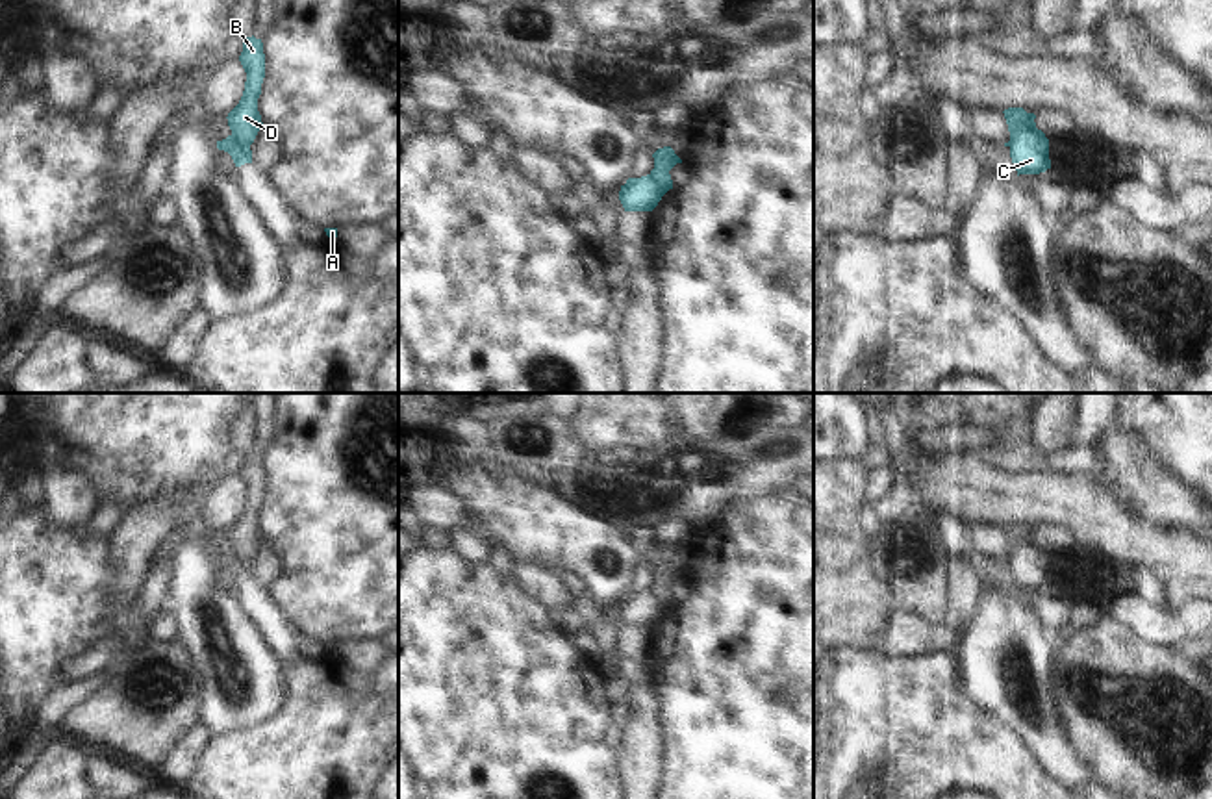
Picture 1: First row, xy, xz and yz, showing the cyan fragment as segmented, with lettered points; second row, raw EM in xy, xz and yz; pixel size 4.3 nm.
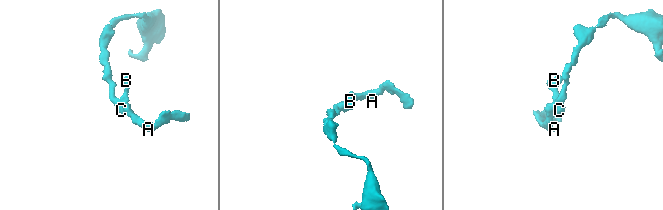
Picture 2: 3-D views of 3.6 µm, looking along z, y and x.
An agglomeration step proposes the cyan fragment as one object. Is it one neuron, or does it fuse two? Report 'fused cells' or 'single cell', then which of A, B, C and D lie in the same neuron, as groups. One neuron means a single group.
fused cells; A B D / C

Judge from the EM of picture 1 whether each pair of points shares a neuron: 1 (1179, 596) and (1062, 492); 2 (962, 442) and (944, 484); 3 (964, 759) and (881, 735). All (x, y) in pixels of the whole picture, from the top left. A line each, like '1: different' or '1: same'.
1: same
2: different
3: same

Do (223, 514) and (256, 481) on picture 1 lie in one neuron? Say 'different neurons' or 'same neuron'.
different neurons

